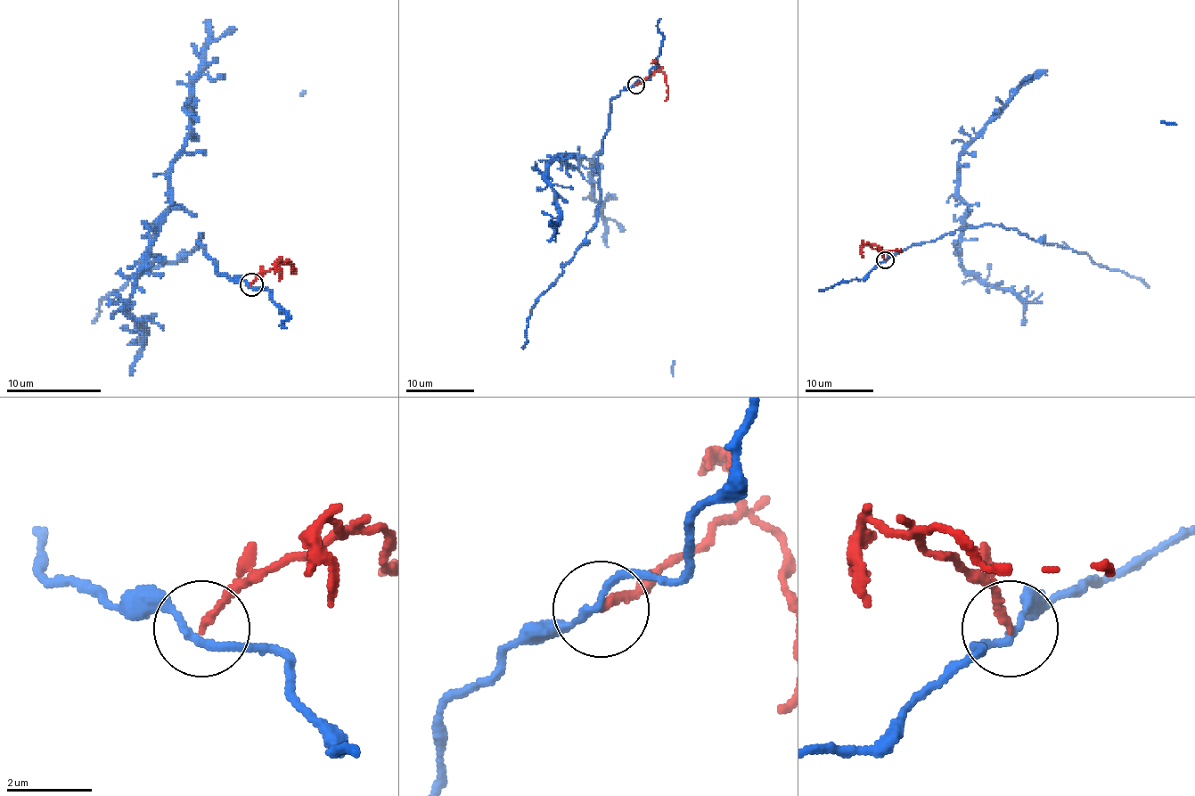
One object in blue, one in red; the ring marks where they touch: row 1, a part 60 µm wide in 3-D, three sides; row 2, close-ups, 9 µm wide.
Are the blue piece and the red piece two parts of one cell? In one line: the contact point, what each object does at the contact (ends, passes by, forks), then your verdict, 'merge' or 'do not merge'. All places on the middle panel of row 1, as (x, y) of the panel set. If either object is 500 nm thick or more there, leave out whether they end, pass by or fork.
place (636, 85); blue passes by; red ends; do not merge

